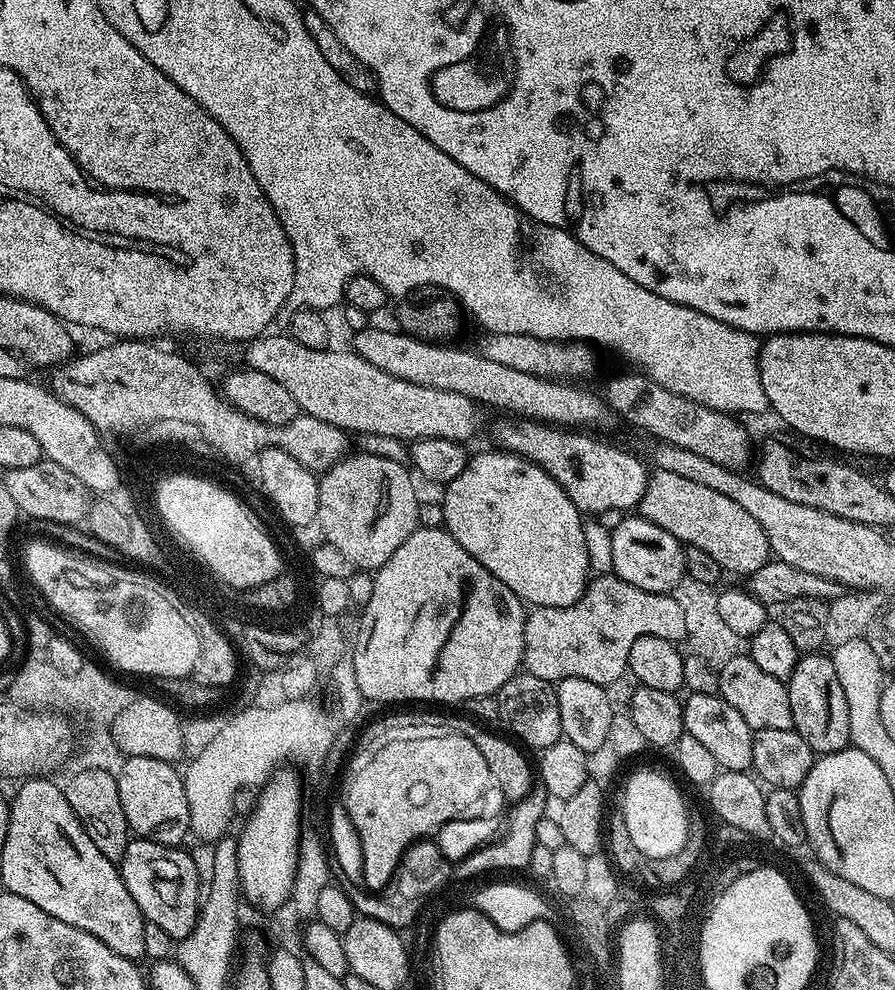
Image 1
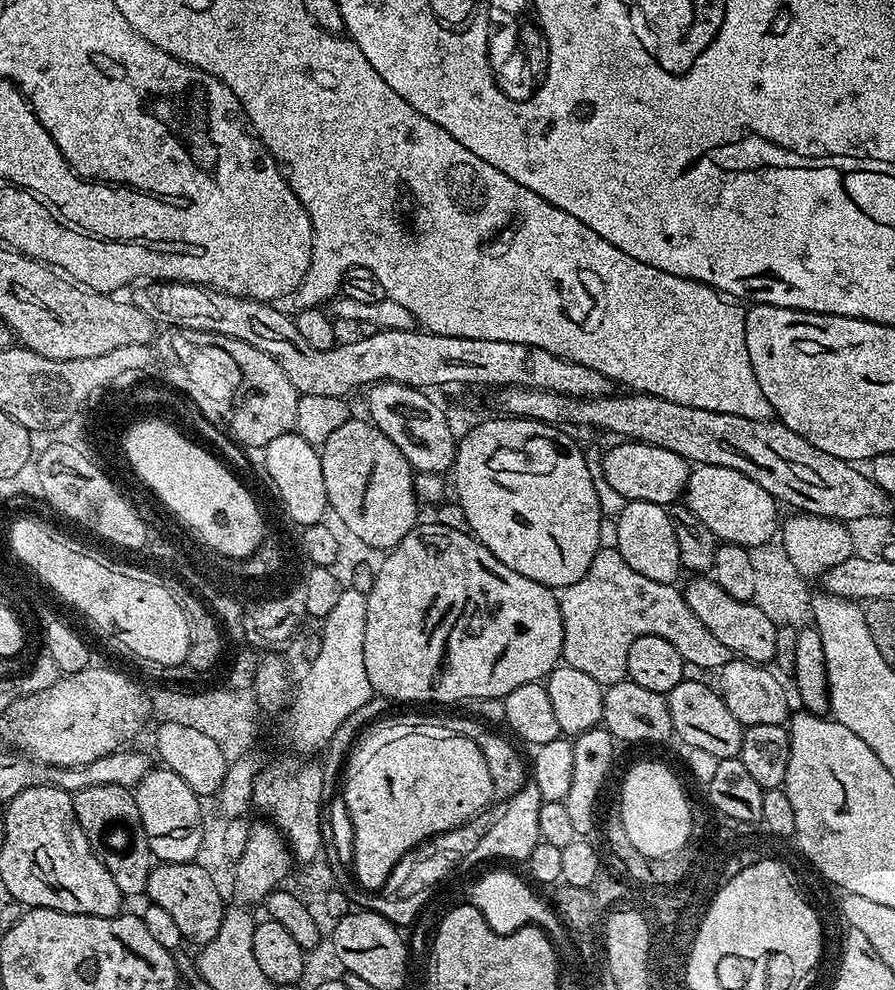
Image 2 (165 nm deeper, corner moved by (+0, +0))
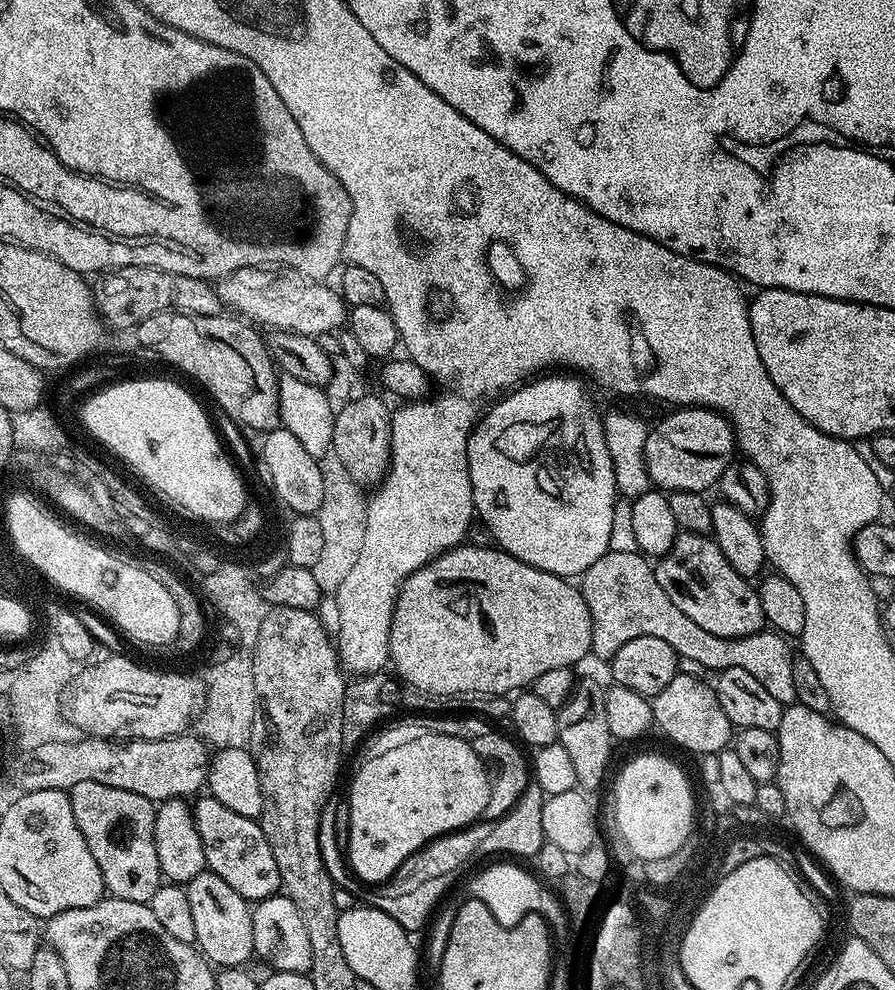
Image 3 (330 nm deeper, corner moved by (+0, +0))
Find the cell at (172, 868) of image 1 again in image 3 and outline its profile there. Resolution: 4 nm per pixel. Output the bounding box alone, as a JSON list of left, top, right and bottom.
[186,870,254,969]

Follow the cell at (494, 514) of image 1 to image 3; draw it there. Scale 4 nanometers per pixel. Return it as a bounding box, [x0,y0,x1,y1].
[468,380,618,578]

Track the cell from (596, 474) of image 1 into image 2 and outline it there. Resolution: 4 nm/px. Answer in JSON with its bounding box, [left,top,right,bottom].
[603,442,690,505]

